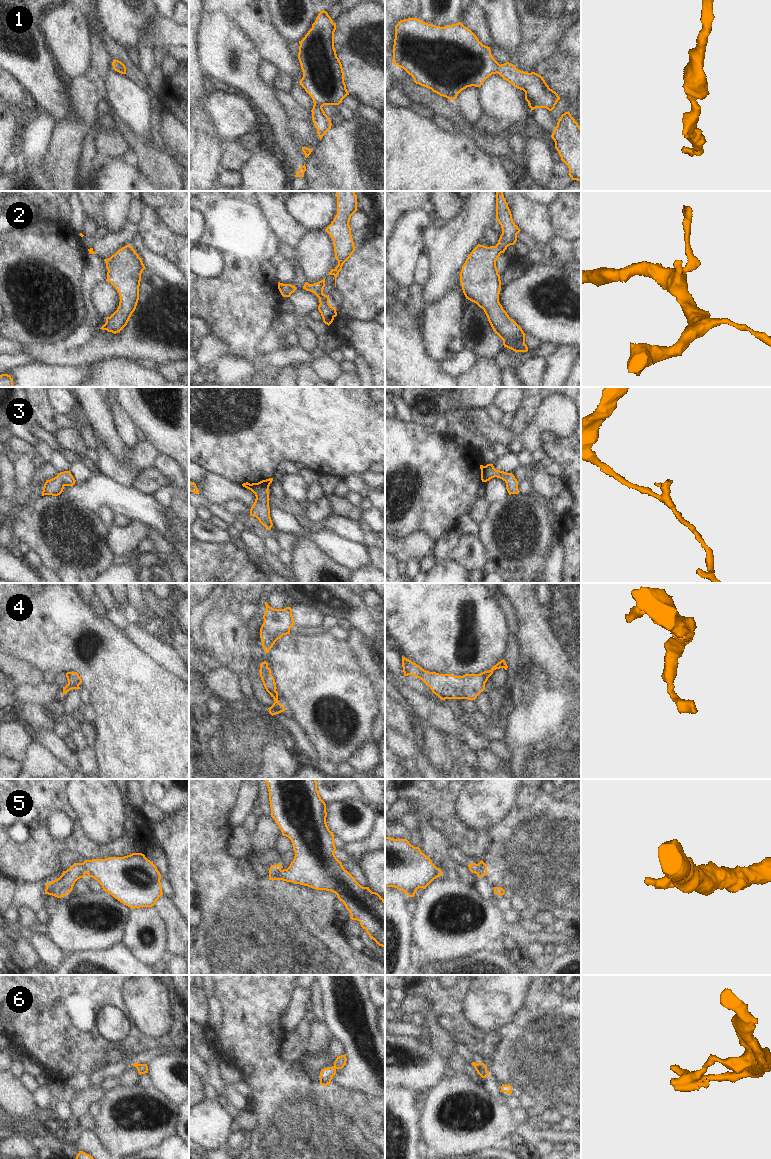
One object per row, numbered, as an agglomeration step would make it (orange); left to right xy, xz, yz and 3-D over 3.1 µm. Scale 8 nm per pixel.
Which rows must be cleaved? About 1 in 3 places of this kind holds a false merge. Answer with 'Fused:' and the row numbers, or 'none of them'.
Fused: 5, 6

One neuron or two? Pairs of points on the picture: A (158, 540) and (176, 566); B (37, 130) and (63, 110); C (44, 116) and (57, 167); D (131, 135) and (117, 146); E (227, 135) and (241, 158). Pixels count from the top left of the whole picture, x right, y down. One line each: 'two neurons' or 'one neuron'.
A: one neuron
B: two neurons
C: two neurons
D: two neurons
E: two neurons

